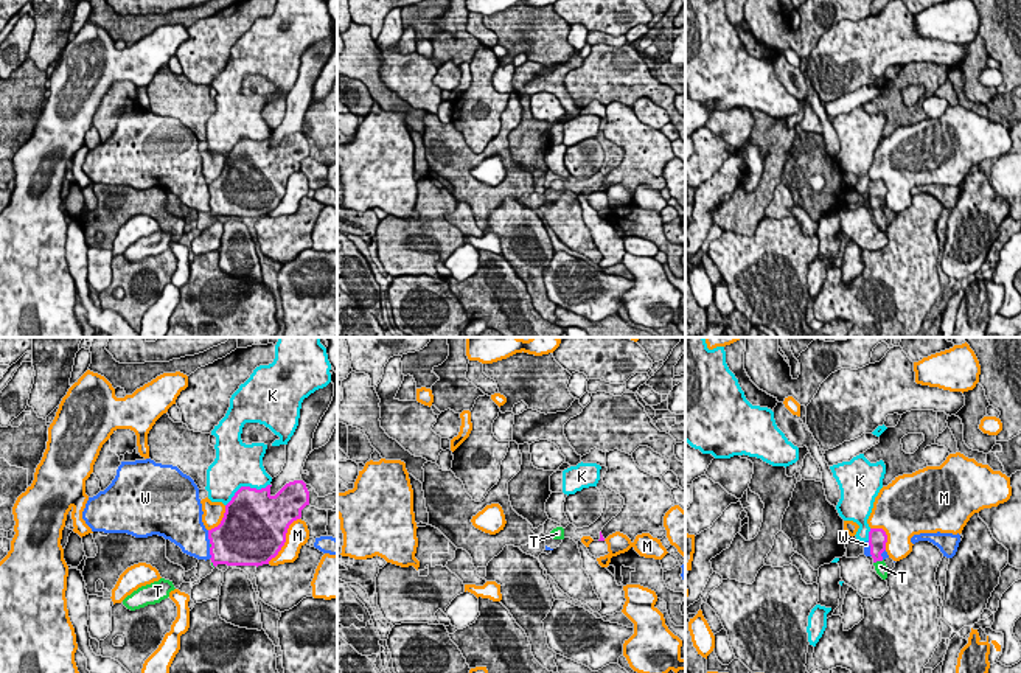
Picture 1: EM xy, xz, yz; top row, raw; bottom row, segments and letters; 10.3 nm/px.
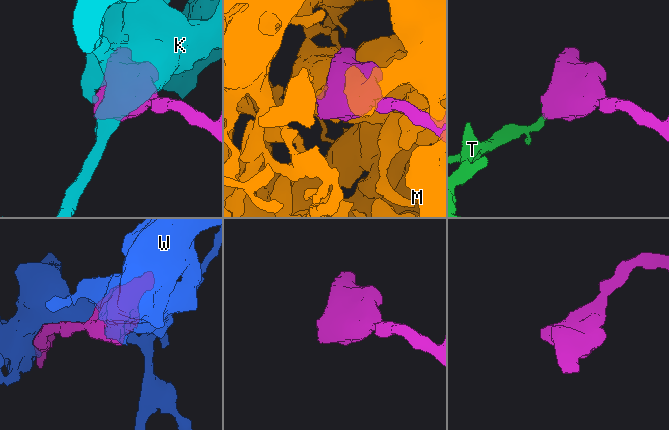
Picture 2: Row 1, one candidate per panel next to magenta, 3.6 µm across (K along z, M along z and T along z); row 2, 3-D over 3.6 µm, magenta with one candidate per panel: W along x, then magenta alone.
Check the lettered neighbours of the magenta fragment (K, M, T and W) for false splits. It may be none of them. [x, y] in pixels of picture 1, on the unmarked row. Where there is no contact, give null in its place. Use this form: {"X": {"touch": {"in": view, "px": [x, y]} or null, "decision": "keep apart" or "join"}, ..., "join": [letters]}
{"K": {"touch": {"in": "xy", "px": [246, 139]}, "decision": "keep apart"}, "M": {"touch": {"in": "xy", "px": [285, 191]}, "decision": "keep apart"}, "T": {"touch": {"in": "yz", "px": [878, 212]}, "decision": "join"}, "W": {"touch": {"in": "xy", "px": [209, 188]}, "decision": "keep apart"}, "join": ["T"]}

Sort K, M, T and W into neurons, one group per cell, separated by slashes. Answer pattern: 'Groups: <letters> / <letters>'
Groups: K / M / T / W

